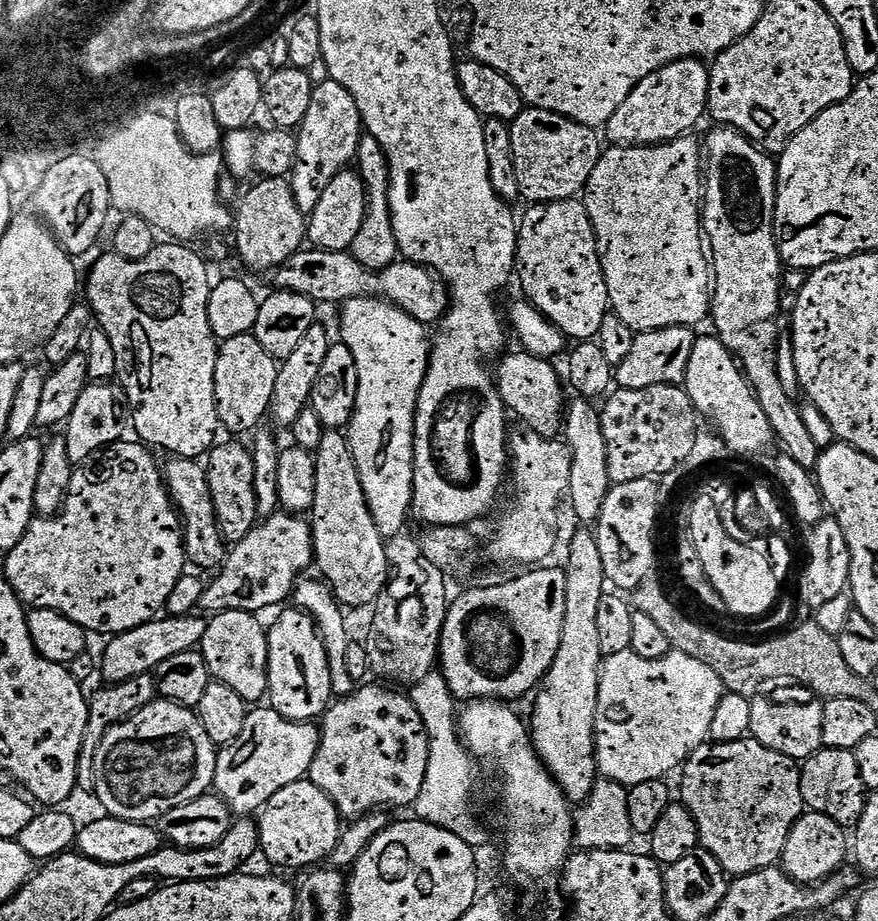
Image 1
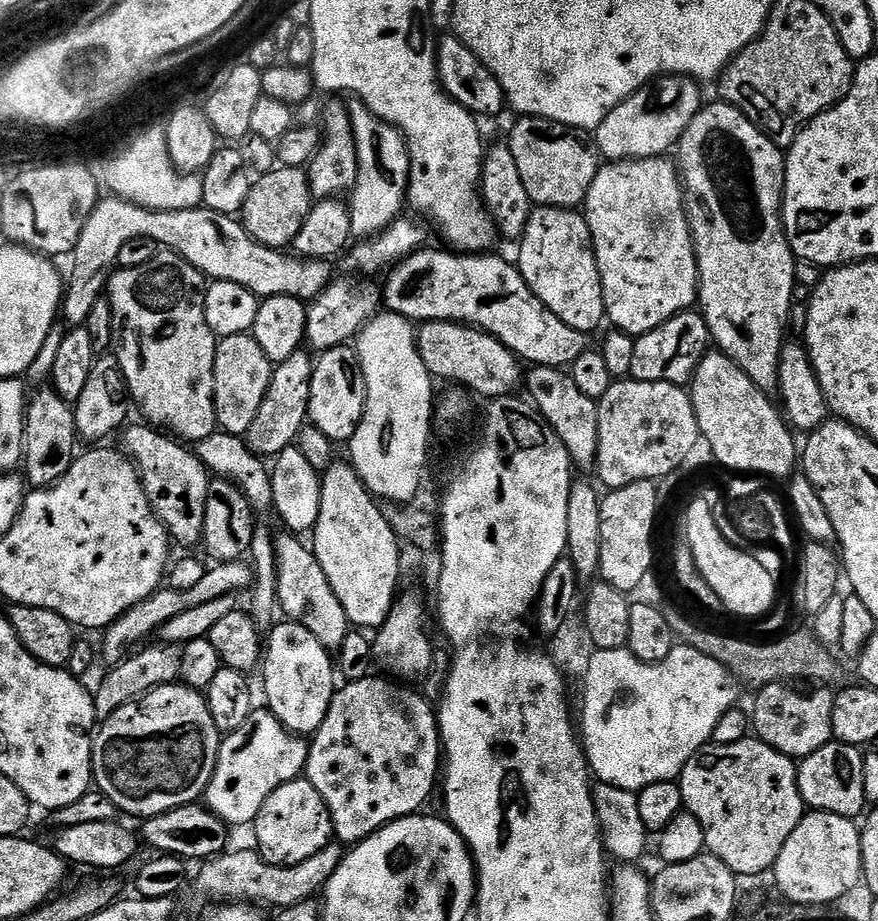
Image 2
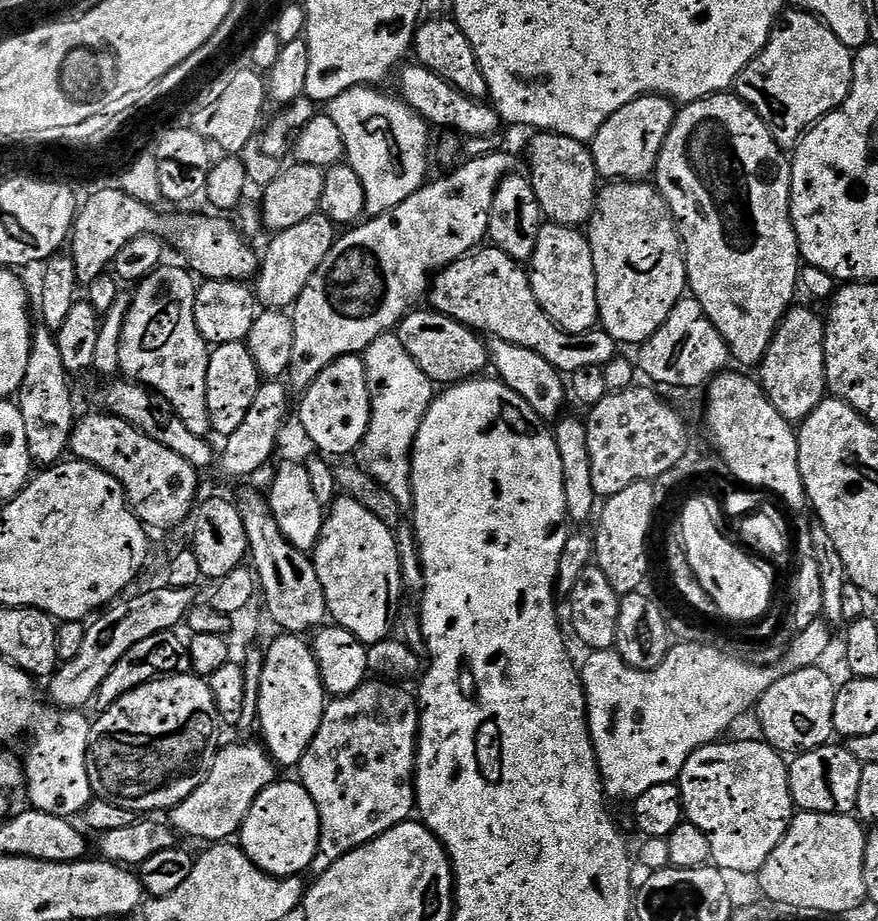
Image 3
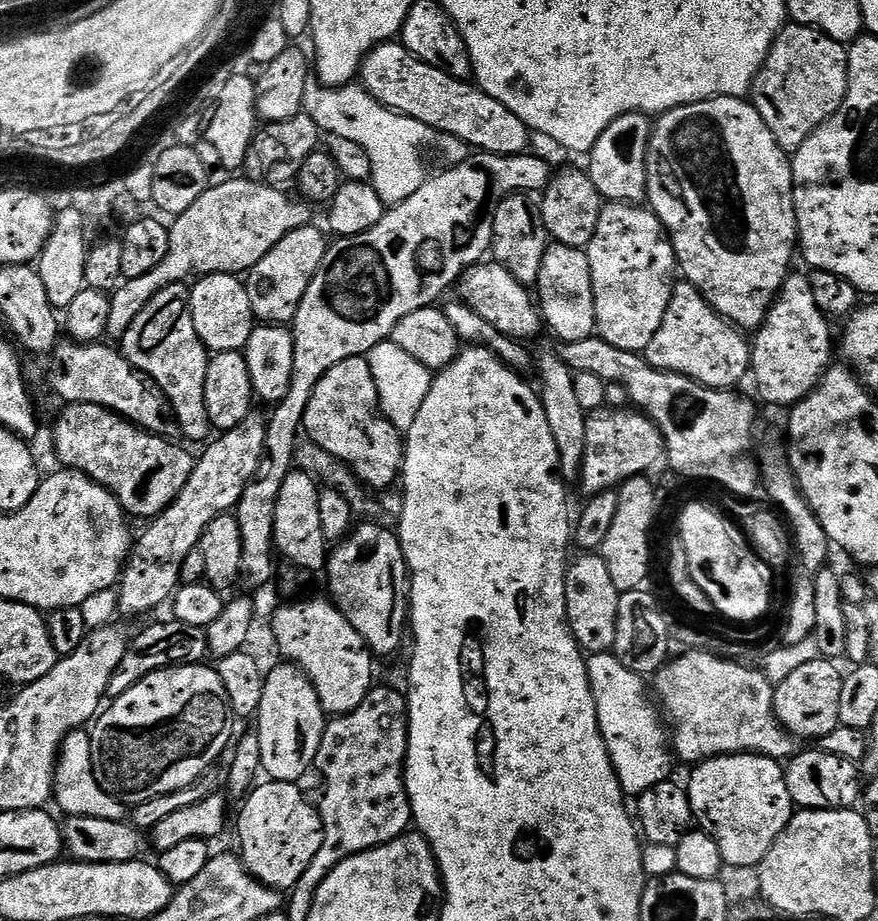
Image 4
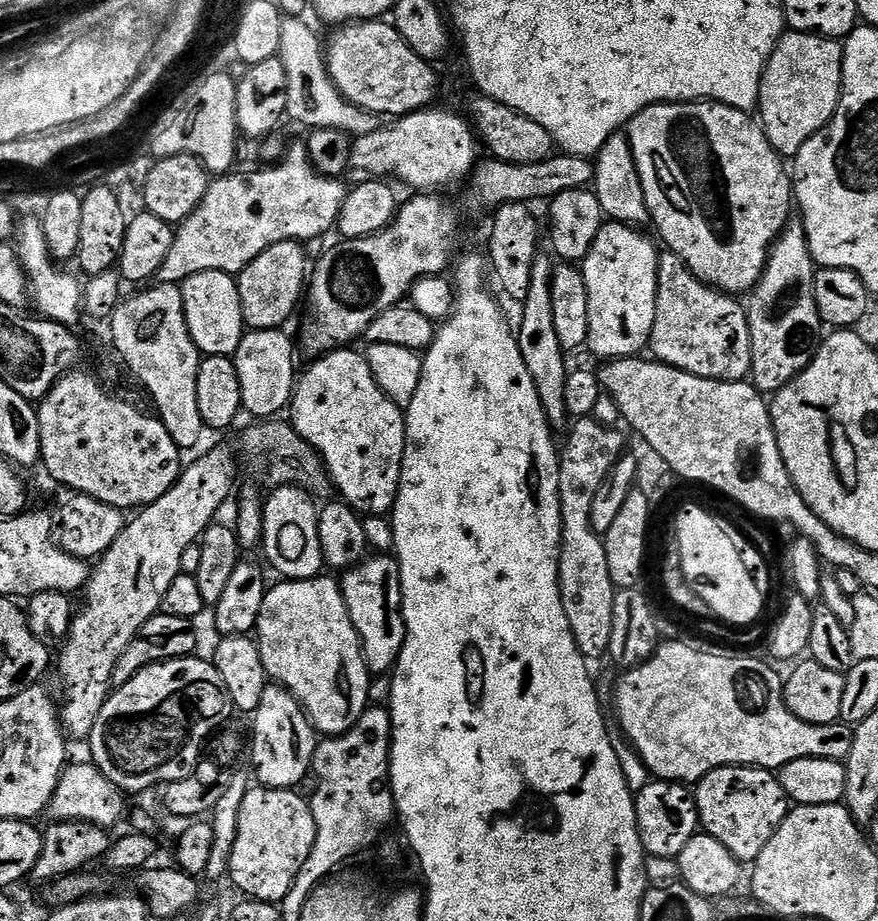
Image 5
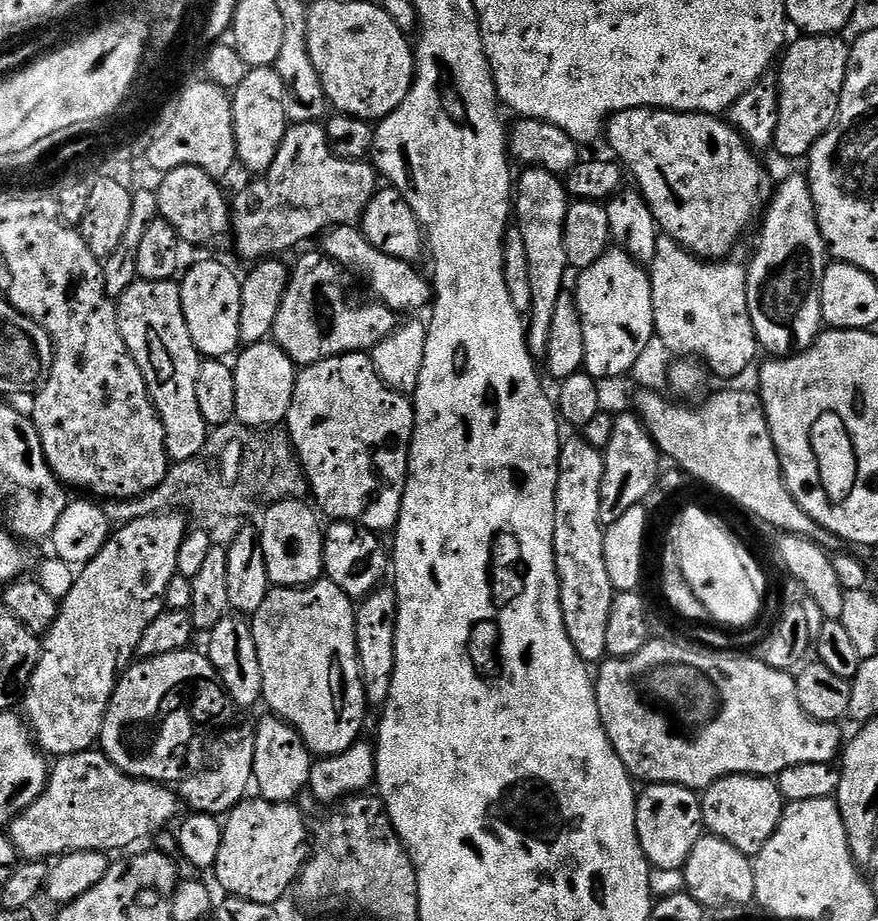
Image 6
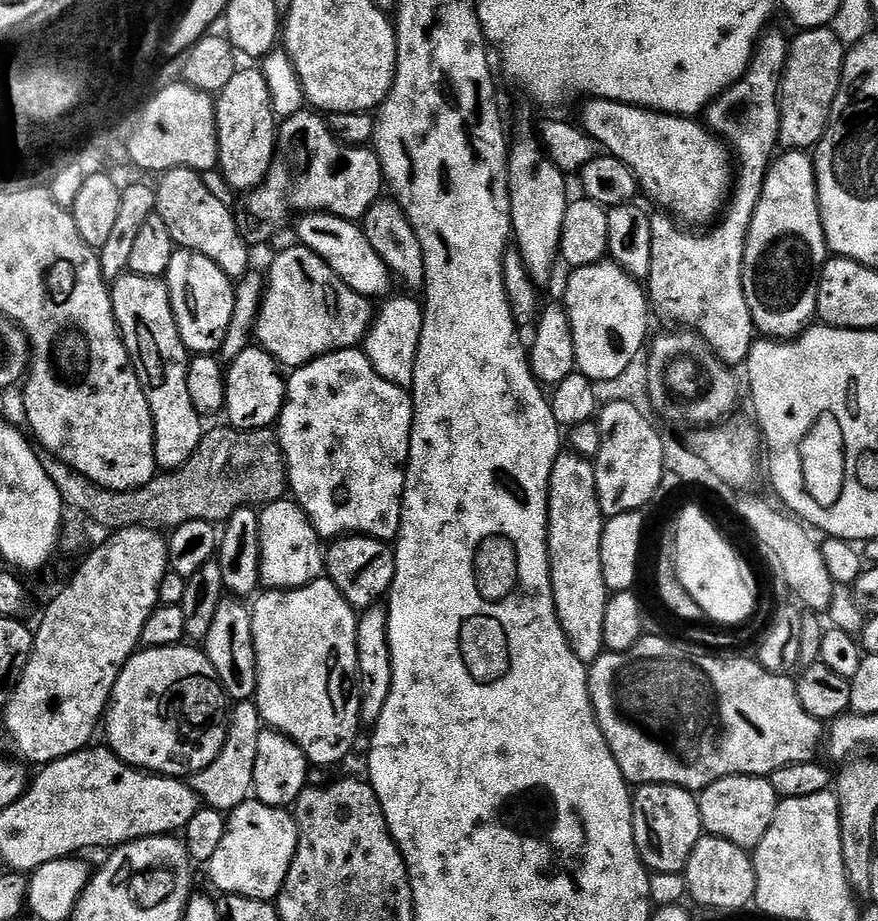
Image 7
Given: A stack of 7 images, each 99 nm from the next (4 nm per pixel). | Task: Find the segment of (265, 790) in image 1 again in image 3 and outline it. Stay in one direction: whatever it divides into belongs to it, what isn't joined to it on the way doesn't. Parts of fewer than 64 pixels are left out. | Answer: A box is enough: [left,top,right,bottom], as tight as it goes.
[166,743,278,842]

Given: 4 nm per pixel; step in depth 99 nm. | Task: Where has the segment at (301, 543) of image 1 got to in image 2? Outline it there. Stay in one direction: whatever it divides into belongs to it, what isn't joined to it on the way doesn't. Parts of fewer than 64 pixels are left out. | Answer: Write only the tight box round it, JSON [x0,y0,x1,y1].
[103,560,253,666]

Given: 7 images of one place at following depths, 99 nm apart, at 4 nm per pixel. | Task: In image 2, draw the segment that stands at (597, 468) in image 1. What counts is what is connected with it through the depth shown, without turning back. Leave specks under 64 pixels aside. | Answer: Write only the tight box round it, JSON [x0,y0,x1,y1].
[526,366,598,469]

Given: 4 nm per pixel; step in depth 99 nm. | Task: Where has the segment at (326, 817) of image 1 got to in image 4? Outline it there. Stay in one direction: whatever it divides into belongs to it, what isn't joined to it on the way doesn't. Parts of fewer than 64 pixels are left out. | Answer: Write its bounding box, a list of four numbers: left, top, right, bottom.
[236,780,324,890]

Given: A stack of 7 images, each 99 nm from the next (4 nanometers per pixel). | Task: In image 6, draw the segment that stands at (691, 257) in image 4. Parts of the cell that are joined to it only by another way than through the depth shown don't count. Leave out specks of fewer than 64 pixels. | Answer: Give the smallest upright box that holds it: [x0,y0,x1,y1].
[606,108,774,261]

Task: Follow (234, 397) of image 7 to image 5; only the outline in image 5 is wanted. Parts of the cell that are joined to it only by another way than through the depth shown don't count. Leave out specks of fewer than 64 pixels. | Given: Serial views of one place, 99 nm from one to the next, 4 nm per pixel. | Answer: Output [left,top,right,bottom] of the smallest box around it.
[234,328,298,418]

